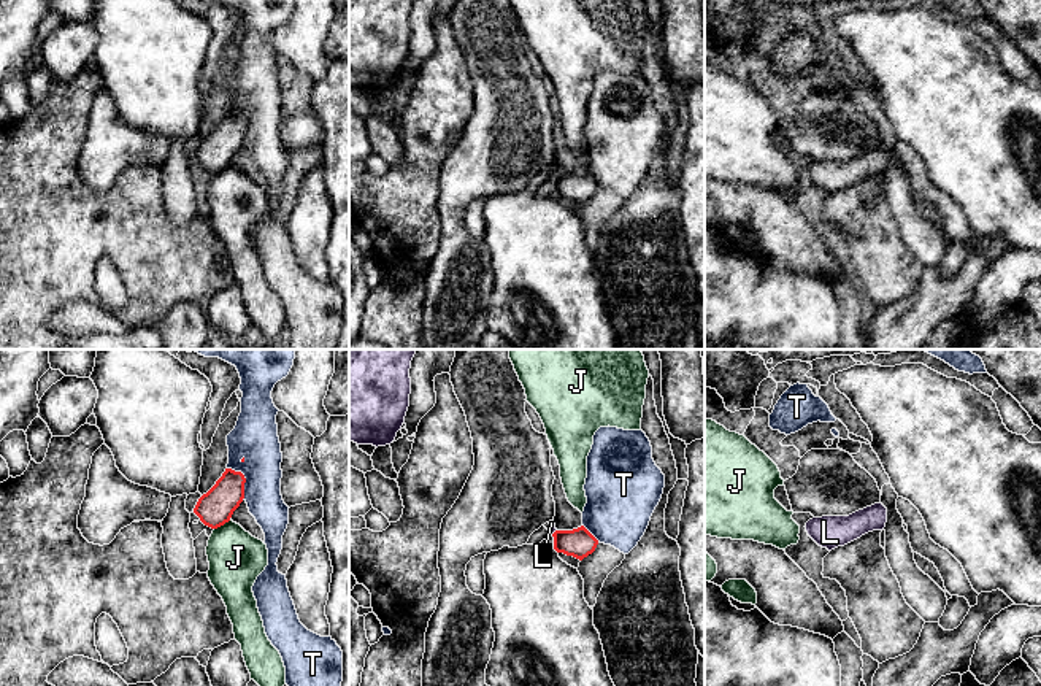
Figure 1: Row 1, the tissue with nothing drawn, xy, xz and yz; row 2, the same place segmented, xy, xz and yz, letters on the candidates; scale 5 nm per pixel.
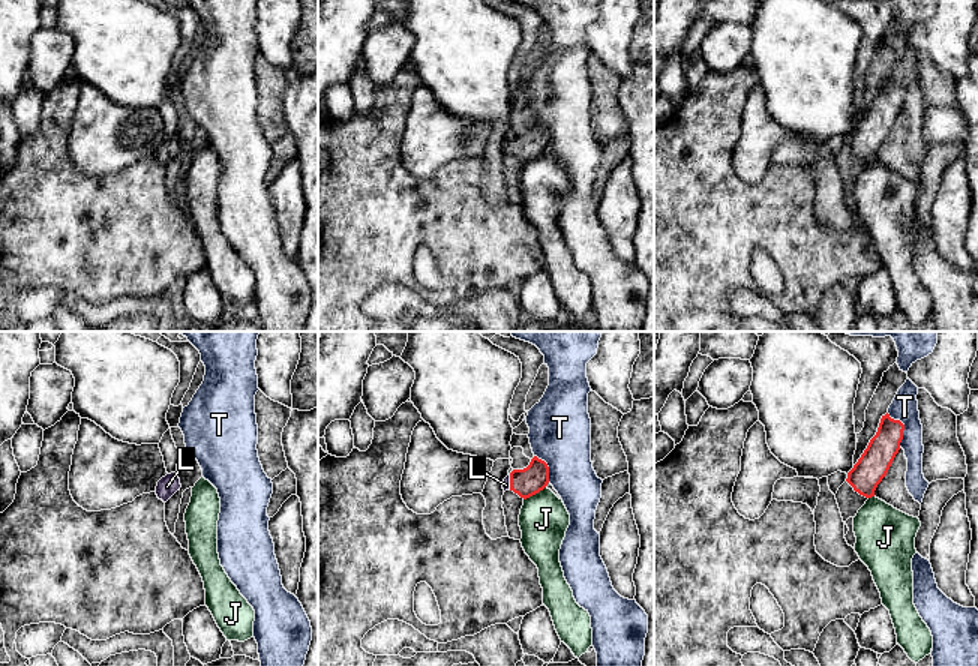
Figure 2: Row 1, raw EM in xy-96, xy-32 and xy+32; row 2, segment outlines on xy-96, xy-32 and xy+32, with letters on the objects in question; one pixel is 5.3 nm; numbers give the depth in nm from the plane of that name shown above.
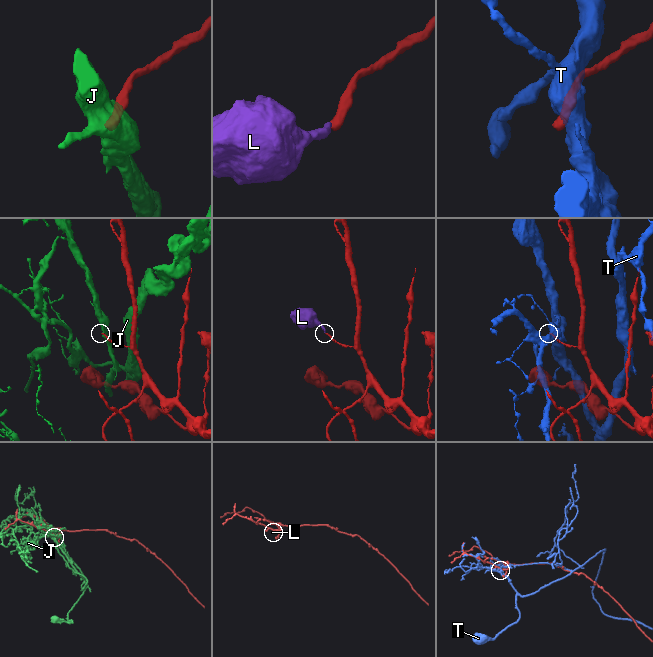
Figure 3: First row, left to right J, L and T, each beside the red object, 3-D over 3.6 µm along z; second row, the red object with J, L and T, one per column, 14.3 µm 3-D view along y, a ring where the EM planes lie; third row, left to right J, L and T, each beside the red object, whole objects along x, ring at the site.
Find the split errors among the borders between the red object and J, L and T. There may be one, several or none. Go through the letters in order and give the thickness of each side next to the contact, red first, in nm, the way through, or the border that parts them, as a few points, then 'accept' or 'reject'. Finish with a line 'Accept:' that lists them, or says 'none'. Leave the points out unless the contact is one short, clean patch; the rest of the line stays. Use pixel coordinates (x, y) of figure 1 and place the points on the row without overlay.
J: 180 nm thick on the red side, 280 nm on the other; reject
L: 150 nm thick on the red side, 20 nm on the other; runs through xz (580, 186), (565, 186), (554, 177), (551, 167); accept
T: 180 nm thick on the red side, 220 nm on the other; reject
Accept: L

